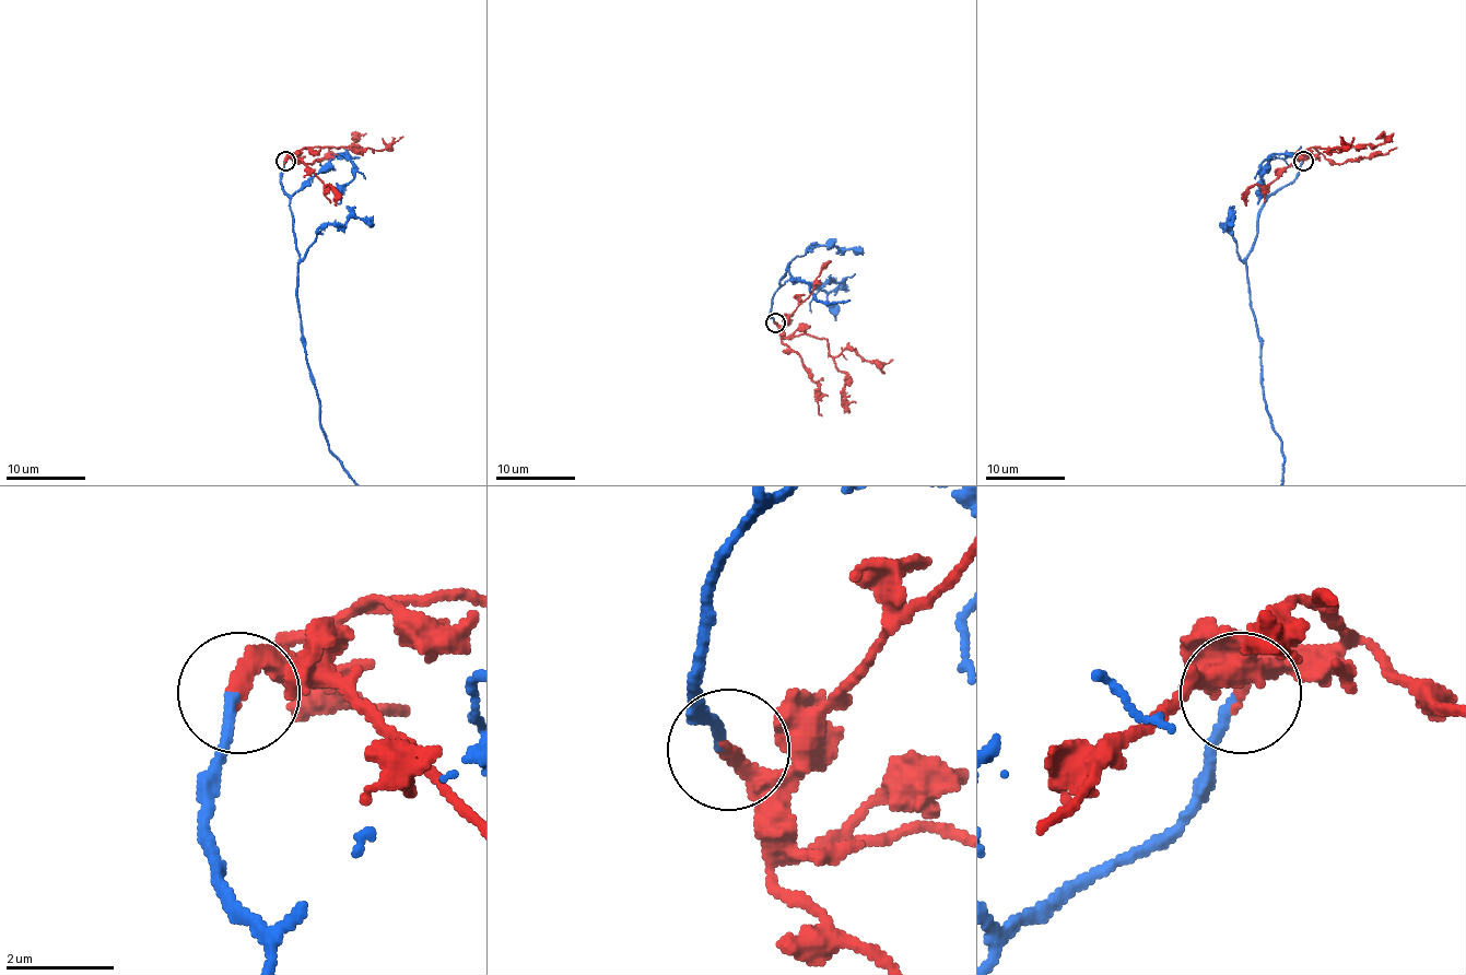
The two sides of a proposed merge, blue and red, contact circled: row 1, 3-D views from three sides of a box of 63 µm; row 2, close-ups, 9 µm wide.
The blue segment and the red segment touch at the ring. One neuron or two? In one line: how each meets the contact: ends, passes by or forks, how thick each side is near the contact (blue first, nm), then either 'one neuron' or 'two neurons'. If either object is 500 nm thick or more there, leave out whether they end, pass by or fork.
blue ends there; red ends there; 180 nm thick on the blue side, 300 nm on the other; one neuron

